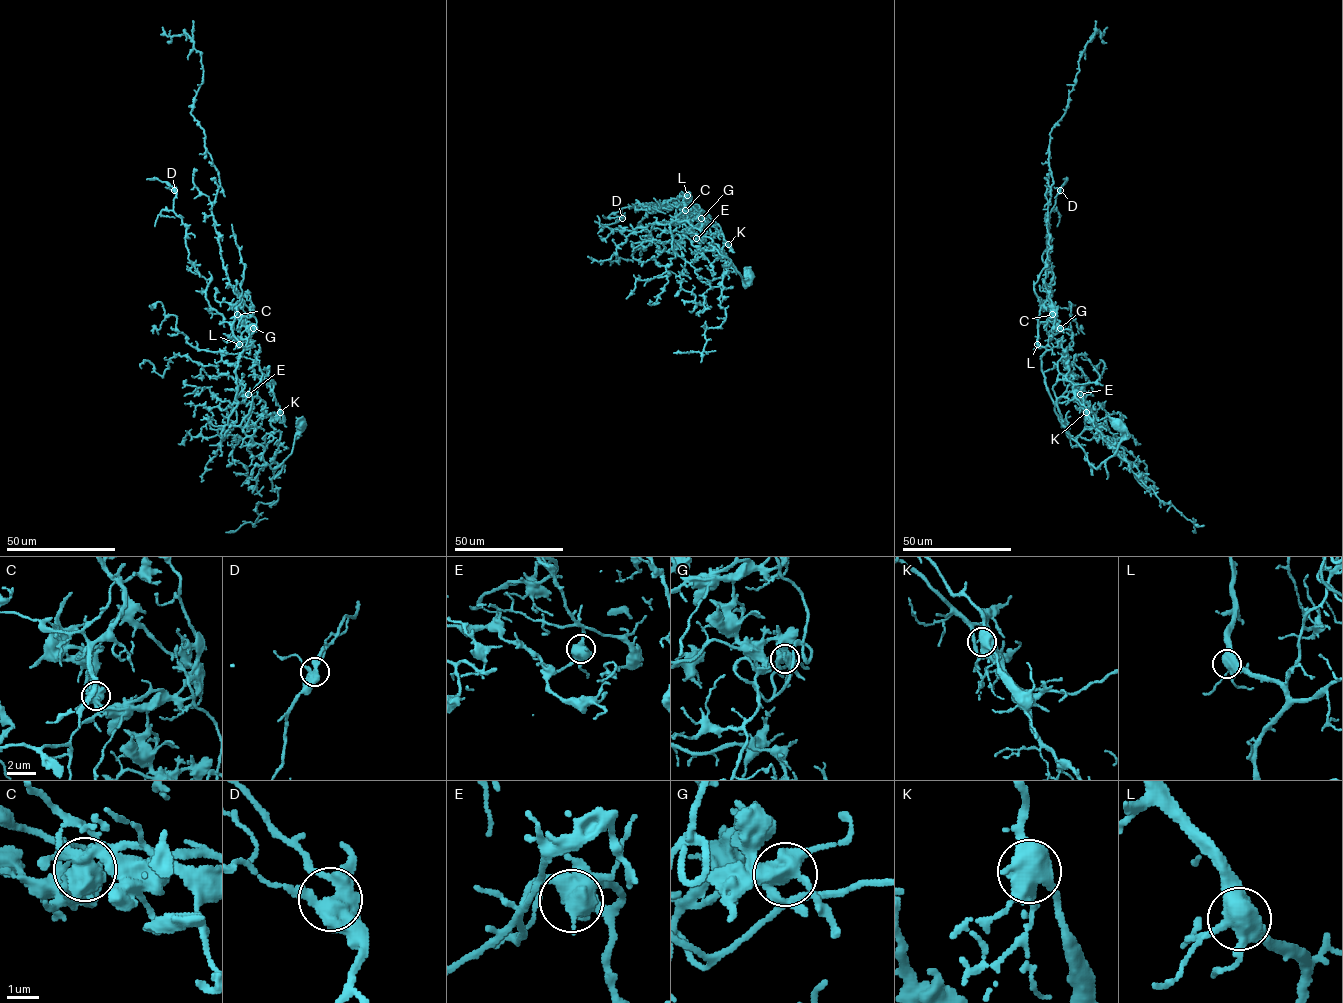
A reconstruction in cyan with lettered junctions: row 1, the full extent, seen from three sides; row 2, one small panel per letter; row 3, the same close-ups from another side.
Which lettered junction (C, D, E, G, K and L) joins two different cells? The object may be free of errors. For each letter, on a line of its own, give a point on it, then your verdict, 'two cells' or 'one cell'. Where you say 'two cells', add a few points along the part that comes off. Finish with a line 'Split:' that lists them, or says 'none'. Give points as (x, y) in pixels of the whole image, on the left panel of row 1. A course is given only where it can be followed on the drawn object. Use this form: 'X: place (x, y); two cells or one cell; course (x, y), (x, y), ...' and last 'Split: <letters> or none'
C: place (237, 314); one cell
D: place (174, 190); one cell
E: place (248, 394); one cell
G: place (253, 328); one cell
K: place (280, 412); one cell
L: place (239, 344); one cell
Split: none

